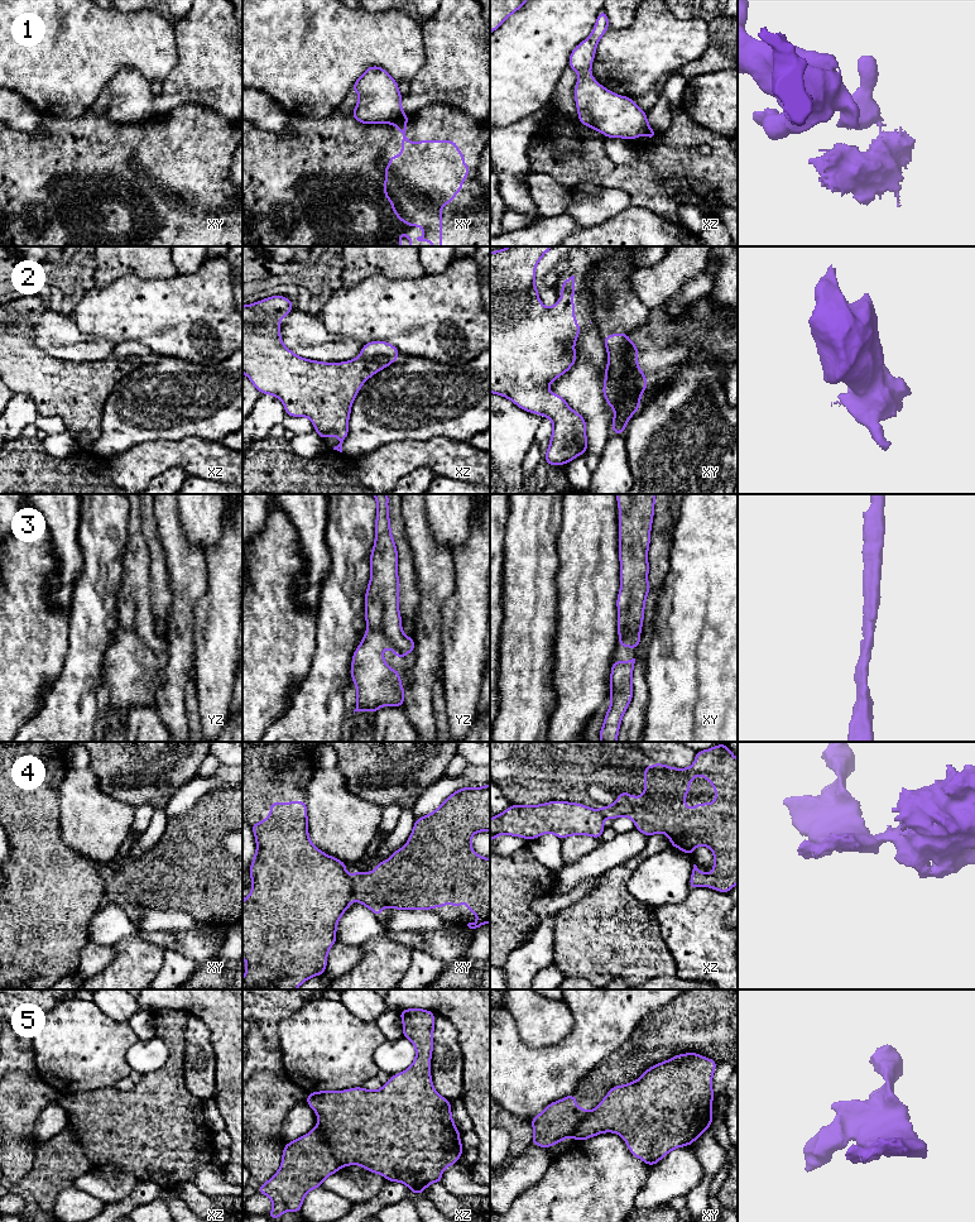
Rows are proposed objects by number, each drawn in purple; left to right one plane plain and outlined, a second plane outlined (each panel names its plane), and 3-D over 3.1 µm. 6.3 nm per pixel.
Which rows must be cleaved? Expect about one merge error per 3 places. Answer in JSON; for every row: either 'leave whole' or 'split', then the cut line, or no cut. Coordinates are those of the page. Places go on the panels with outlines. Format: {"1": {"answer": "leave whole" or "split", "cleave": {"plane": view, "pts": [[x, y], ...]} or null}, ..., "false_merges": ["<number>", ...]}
{"1": {"answer": "split", "cleave": {"plane": "xy", "pts": [[403, 114], [385, 121]]}}, "2": {"answer": "split", "cleave": {"plane": "xy", "pts": [[628, 335], [627, 378], [620, 384], [610, 387]]}}, "3": {"answer": "leave whole", "cleave": null}, "4": {"answer": "split", "cleave": {"plane": "xy", "pts": [[350, 877], [354, 897]]}}, "5": {"answer": "split", "cleave": {"plane": "xz", "pts": [[318, 1121], [325, 1129], [331, 1153], [341, 1165]]}}, "false_merges": ["1", "2", "4", "5"]}

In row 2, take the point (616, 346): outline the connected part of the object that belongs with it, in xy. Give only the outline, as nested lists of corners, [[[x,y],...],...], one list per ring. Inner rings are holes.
[[[615,332],[610,336],[604,336],[602,341],[606,346],[609,360],[609,377],[607,384],[610,387],[621,385],[628,377],[628,344],[626,337],[629,334]]]

